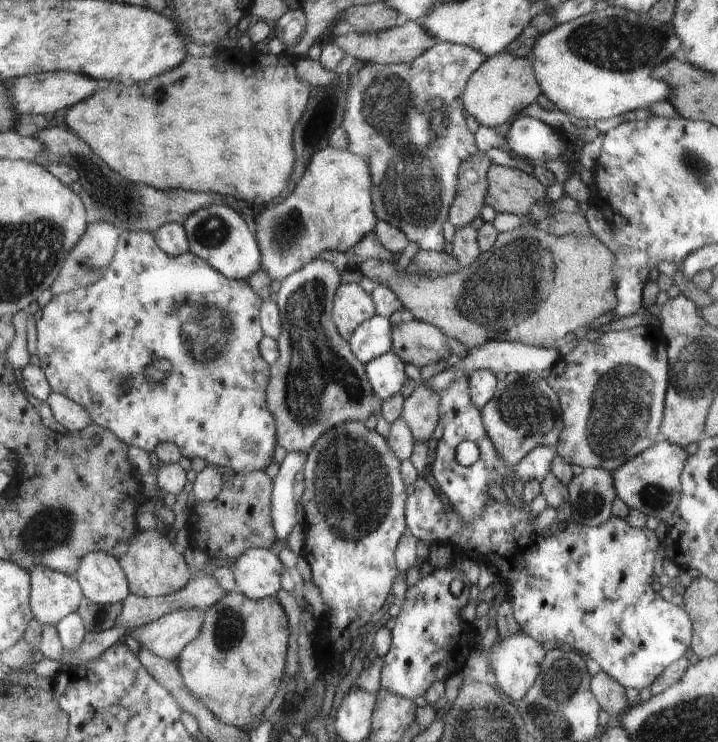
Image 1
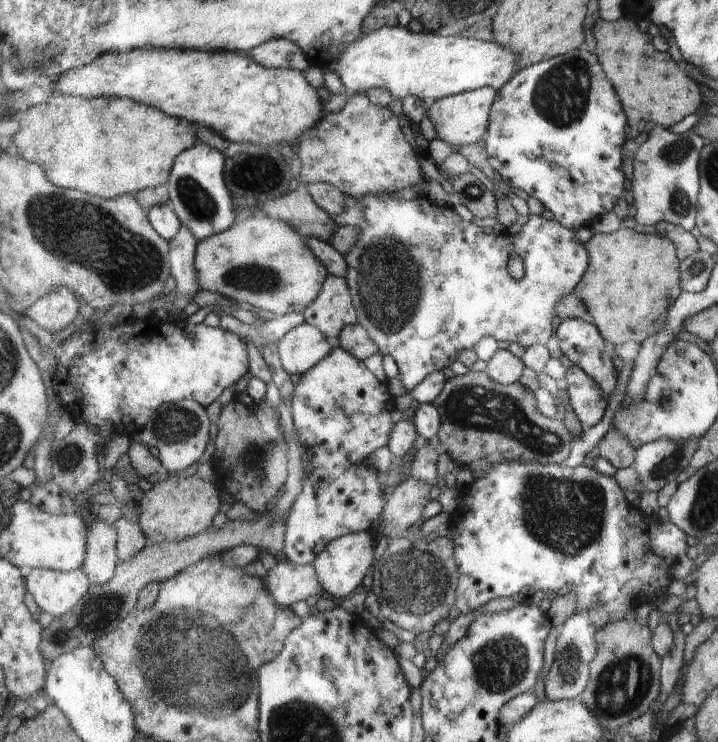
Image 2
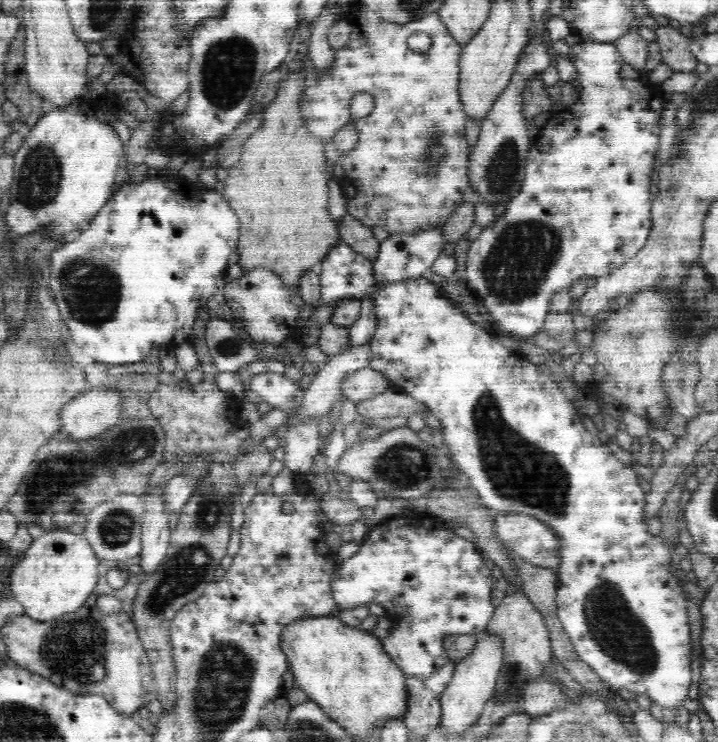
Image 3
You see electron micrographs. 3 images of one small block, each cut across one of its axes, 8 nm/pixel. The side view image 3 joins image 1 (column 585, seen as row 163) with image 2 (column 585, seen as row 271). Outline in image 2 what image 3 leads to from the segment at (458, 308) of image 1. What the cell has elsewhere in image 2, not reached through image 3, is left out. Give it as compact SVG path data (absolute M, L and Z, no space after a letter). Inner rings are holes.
M632 223L611 233L596 233L587 243L590 270L575 290L588 308L589 320L612 344L644 342L664 328L675 302L683 294L682 274L675 243Z

